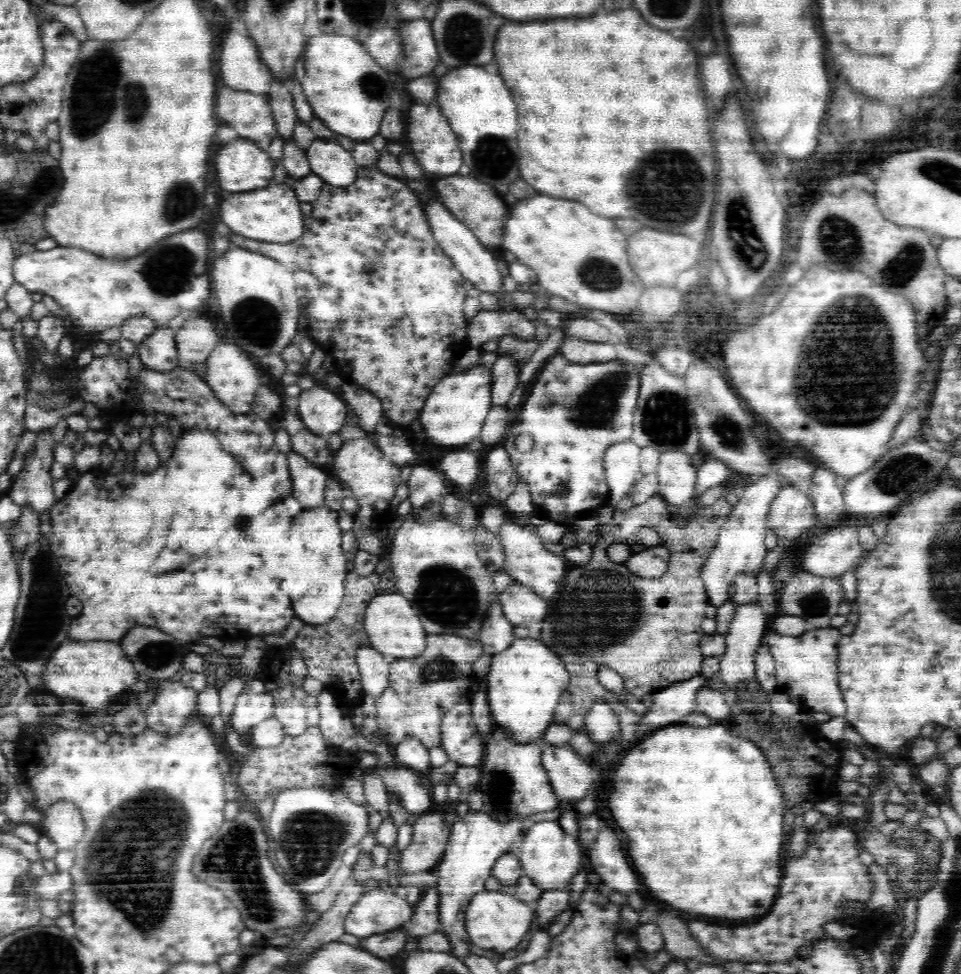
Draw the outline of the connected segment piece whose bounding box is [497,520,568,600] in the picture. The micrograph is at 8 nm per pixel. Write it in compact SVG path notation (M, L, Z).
M509 520L500 528L497 536L506 553L503 564L506 574L509 574L515 583L530 588L537 596L545 600L551 599L564 583L565 572L568 572L568 561L563 556L548 552L540 536L527 523Z

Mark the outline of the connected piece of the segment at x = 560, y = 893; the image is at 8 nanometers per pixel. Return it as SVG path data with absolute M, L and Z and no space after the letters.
M570 886L542 890L541 897L533 905L537 914L538 929L547 931L550 920L569 908Z

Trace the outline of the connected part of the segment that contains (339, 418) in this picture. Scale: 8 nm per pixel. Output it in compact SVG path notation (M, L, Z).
M312 388L312 390L306 390L306 392L300 394L298 414L300 414L300 418L302 418L302 421L304 421L309 431L326 438L328 435L336 433L346 425L346 417L351 413L348 412L348 406L340 396L332 394L326 388Z

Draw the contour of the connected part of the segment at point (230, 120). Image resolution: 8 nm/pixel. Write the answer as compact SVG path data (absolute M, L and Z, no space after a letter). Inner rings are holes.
M222 88L216 98L216 114L242 138L250 138L262 150L268 150L272 139L278 136L266 95Z

